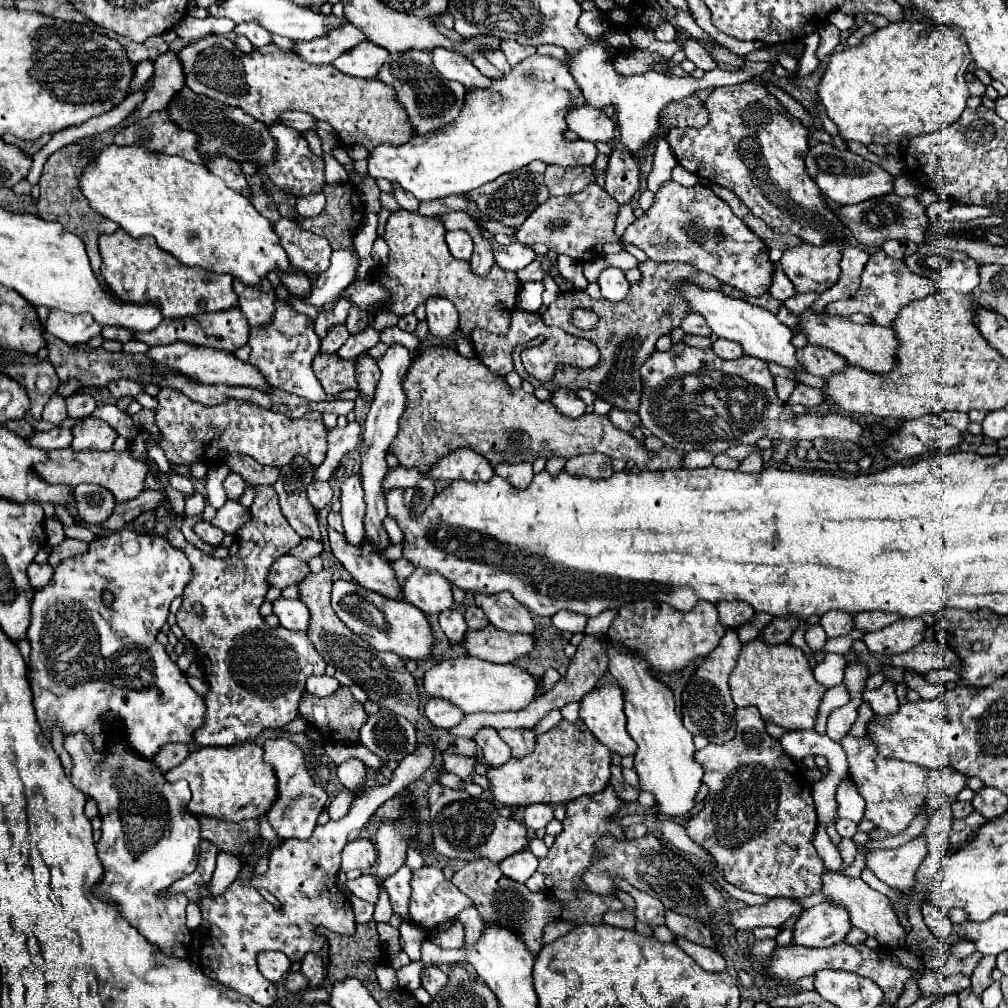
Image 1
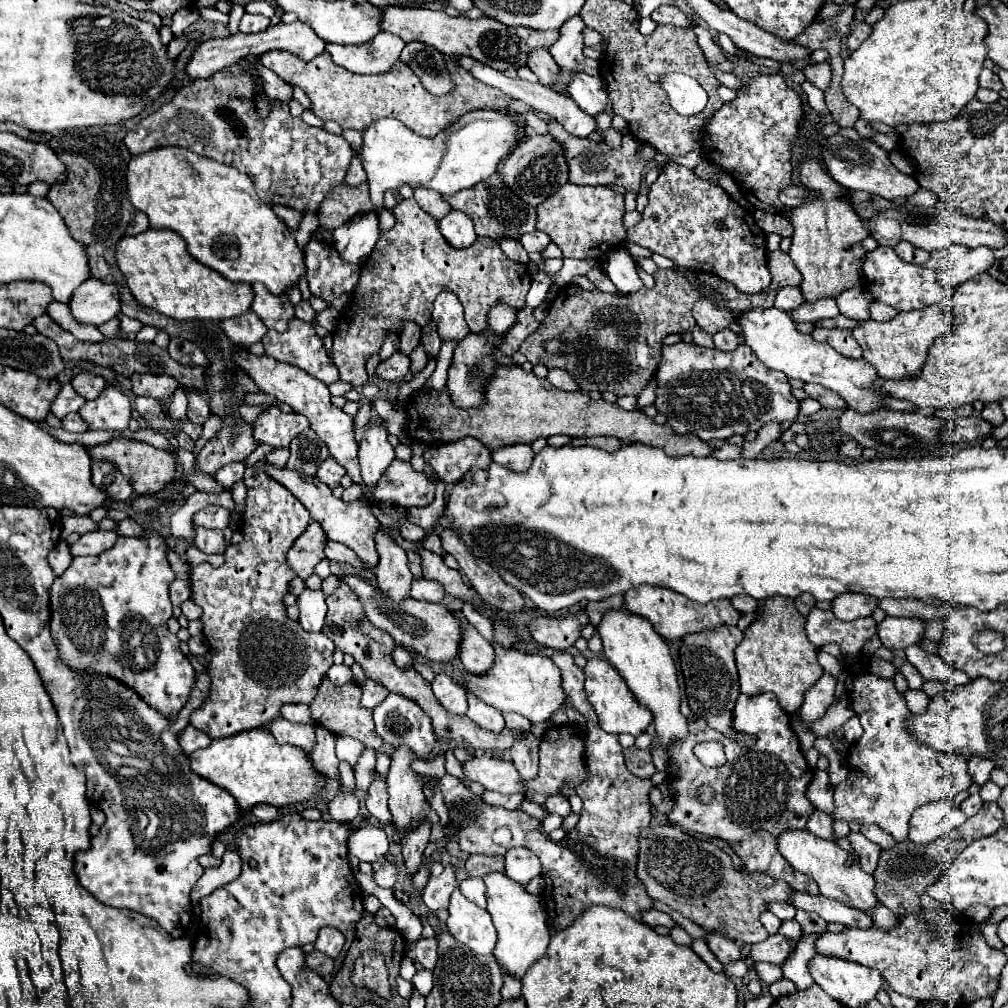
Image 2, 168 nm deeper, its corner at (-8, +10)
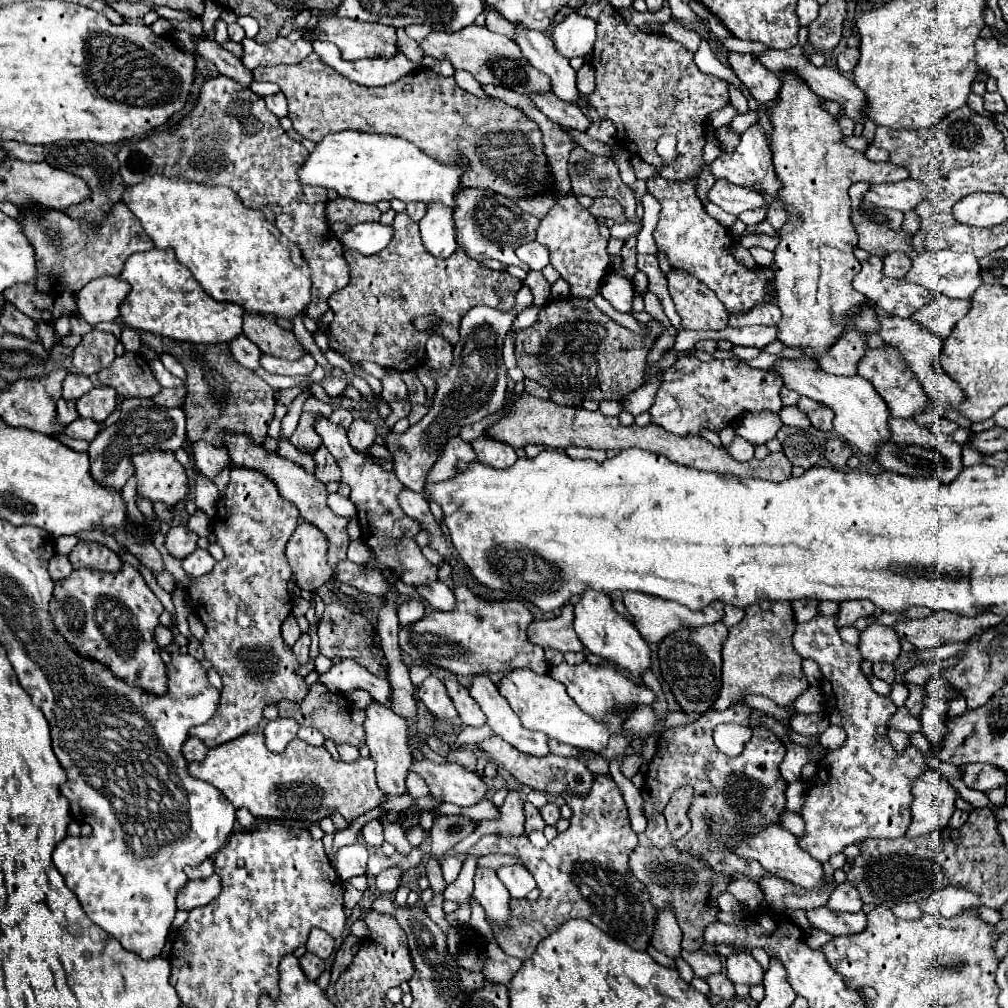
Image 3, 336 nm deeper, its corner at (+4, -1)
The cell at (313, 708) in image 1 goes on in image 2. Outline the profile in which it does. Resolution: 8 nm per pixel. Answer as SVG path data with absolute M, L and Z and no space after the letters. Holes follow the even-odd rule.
M323 678L323 682L319 684L319 690L317 690L317 696L315 700L309 704L311 708L311 716L317 724L325 726L327 730L331 730L333 734L341 734L341 736L351 736L351 738L357 738L361 740L367 748L373 748L373 750L379 750L383 740L375 734L375 724L373 724L373 718L371 718L371 710L363 708L359 704L359 698L361 698L361 688L355 684L355 682L347 682L343 686L335 686L331 684L327 678Z

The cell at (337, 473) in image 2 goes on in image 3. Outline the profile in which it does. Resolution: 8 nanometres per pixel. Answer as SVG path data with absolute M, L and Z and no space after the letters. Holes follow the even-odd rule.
M321 445L315 451L315 461L317 461L317 479L323 479L323 483L331 483L331 481L339 481L341 479L341 471L337 467L337 461L333 459L333 455L327 451L325 445Z

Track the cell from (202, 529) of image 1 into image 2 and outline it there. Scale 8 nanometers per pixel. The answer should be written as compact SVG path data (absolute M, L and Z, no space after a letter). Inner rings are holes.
M193 526L195 530L195 546L205 552L205 554L223 554L225 552L225 542L223 542L223 530L211 530L203 526Z

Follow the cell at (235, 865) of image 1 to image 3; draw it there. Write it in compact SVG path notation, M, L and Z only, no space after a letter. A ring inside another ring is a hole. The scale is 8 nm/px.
M211 875L207 879L199 879L199 881L189 881L179 893L177 893L177 909L195 909L201 905L207 905L209 901L213 901L221 891L221 883L219 883L219 875Z

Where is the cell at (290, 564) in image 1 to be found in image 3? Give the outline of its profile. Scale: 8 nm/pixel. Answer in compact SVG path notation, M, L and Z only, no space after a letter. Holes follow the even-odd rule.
M301 521L287 543L287 561L297 577L297 585L307 591L317 591L331 579L327 565L329 541L321 529Z

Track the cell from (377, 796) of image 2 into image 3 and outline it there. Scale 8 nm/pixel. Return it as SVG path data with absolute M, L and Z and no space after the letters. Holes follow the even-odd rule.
M371 821L369 825L365 825L361 833L363 833L363 839L365 839L367 847L373 847L373 849L381 847L381 843L383 843L383 827L381 827L379 821Z

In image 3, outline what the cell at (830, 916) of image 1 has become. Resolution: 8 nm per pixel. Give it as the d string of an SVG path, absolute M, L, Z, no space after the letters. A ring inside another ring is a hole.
M729 955L725 961L727 977L733 983L745 983L745 985L757 985L763 981L763 969L753 959L753 955Z

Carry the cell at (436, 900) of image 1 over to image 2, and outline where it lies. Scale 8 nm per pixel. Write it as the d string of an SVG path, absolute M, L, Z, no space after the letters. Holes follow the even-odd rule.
M449 864L443 868L439 876L429 876L429 882L423 890L423 902L431 912L437 912L441 908L449 906L449 898L453 890L457 888L457 878L455 878L455 868Z

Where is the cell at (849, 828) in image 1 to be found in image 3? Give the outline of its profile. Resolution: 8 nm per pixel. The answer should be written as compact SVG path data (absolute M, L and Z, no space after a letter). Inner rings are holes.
M848 882L842 883L835 889L835 893L829 899L829 907L831 909L839 909L839 911L853 911L857 913L863 907L863 901L859 899L857 889Z

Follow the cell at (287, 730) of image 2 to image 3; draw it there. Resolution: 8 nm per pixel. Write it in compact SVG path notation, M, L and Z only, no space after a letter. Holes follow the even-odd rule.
M277 717L277 719L269 721L263 731L267 749L273 753L281 753L287 747L287 743L297 737L297 729L299 729L299 725L295 723L295 719Z

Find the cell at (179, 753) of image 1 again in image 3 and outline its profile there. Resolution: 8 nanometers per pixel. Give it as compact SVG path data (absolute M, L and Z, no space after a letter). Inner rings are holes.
M189 737L187 743L183 743L183 755L185 755L187 761L201 761L201 759L205 759L207 751L209 751L209 747L197 737Z

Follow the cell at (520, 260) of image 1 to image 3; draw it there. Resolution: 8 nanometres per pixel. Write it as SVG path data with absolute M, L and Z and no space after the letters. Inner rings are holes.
M527 243L527 245L521 245L517 247L517 257L529 265L529 269L533 271L541 271L547 263L549 263L549 249L541 243Z

